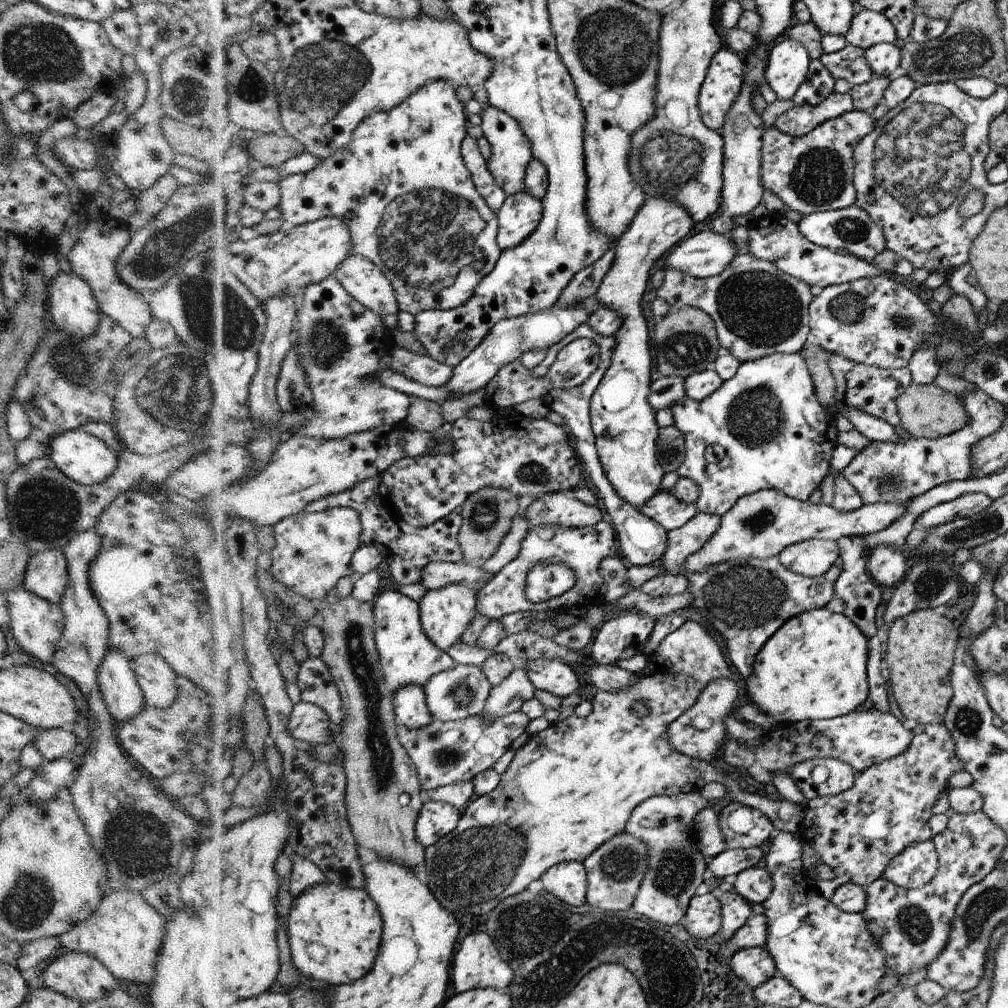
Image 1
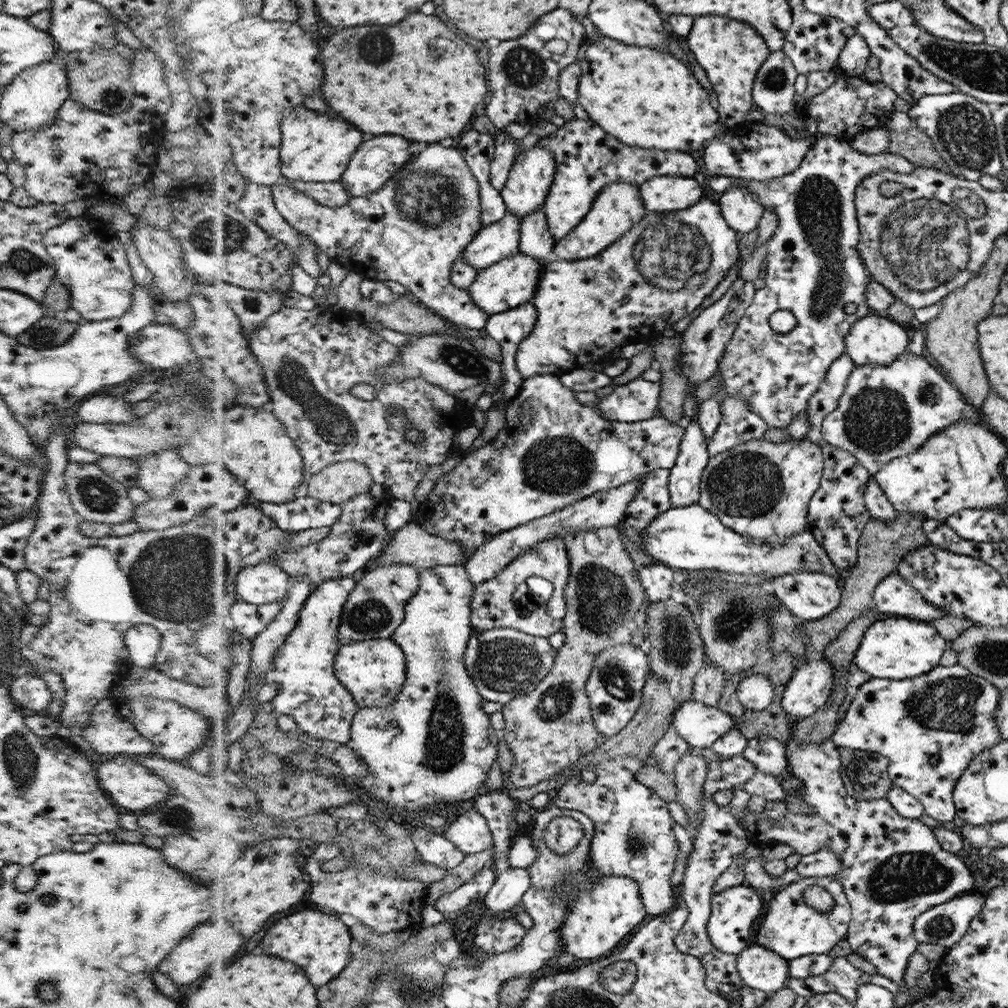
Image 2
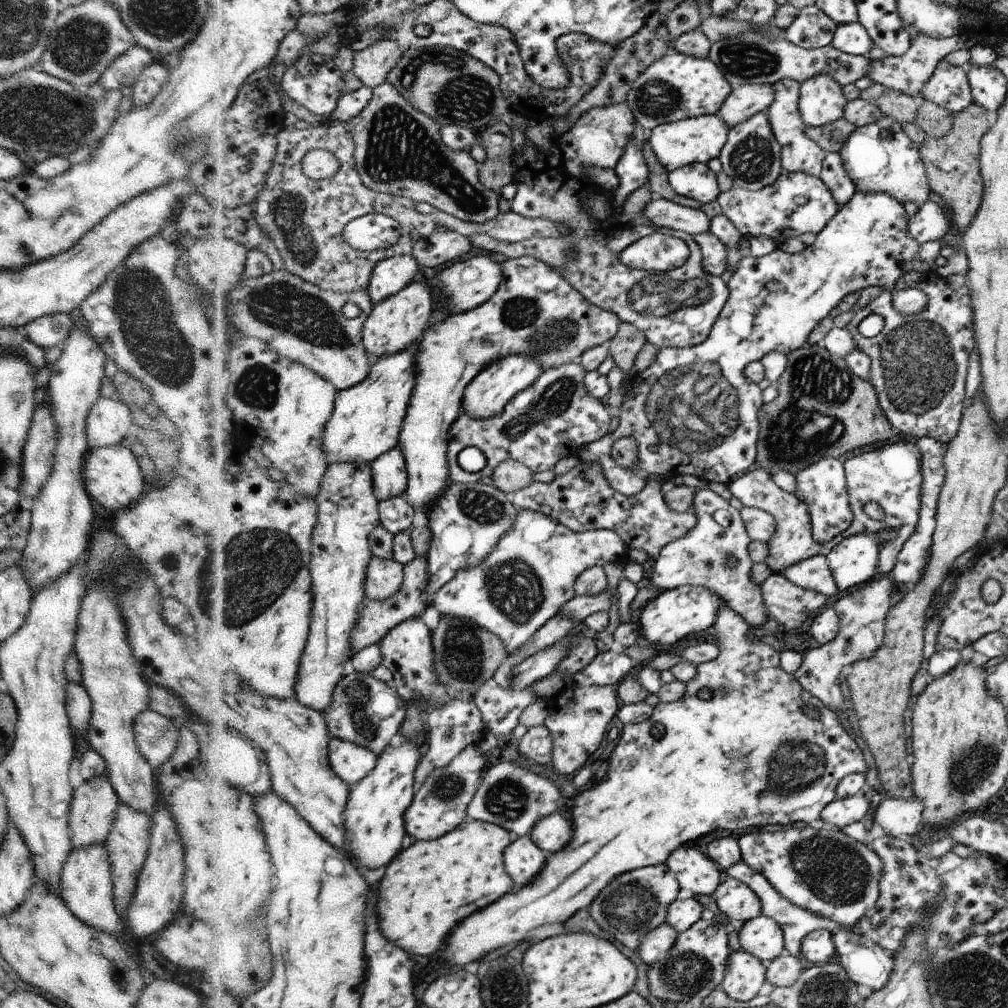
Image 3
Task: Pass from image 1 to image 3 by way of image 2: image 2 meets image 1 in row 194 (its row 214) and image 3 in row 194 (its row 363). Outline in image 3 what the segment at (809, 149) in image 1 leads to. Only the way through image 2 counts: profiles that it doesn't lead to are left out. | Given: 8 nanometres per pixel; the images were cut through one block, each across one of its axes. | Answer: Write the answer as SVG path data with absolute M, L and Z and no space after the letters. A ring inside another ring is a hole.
M782 172L772 184L758 191L733 186L718 196L722 214L741 232L742 238L766 236L781 248L785 241L805 233L818 235L837 215L841 206L824 180L802 172Z

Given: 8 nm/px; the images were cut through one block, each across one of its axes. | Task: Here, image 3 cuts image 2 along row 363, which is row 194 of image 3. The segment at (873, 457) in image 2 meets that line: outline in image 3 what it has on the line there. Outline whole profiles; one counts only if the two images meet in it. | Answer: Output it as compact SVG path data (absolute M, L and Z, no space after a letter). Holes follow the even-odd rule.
M881 117L877 122L858 127L844 142L839 154L857 191L885 191L902 204L910 201L920 206L929 201L931 191L925 164L921 160L920 146L905 134L902 124L891 117Z

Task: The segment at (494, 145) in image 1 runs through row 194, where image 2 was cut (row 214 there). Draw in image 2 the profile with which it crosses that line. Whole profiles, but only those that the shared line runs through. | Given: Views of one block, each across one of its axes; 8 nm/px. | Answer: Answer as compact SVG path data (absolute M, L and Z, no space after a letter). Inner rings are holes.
M507 212L498 221L477 231L473 242L465 247L465 262L476 270L482 271L502 259L520 251L521 219Z

